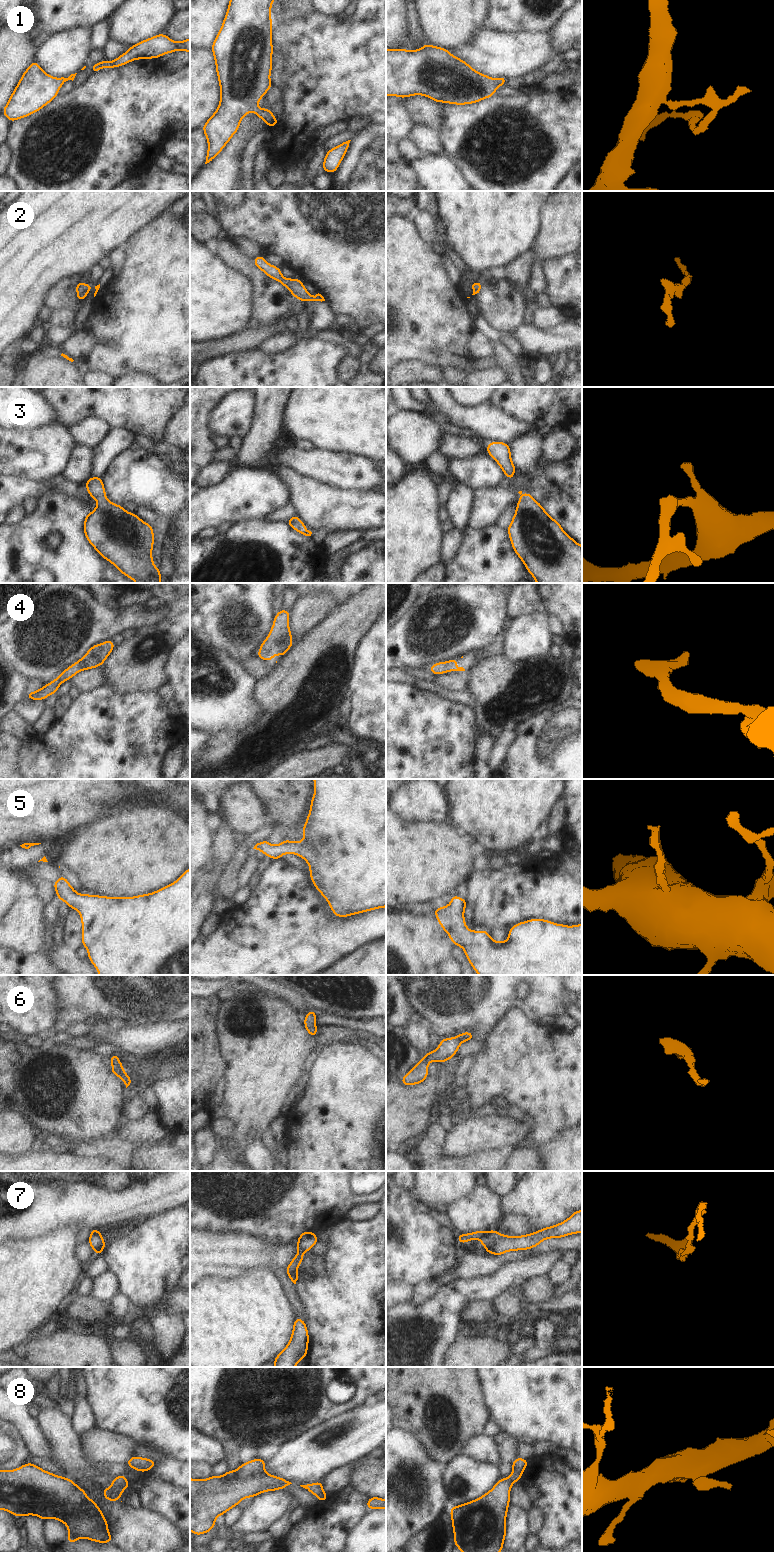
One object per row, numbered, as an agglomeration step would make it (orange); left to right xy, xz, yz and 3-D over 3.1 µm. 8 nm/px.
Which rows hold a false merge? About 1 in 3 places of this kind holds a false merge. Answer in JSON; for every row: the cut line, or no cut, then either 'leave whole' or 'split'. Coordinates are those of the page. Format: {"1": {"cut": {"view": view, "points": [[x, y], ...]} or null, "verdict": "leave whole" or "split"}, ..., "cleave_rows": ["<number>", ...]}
{"1": {"cut": null, "verdict": "leave whole"}, "2": {"cut": null, "verdict": "leave whole"}, "3": {"cut": null, "verdict": "leave whole"}, "4": {"cut": null, "verdict": "leave whole"}, "5": {"cut": null, "verdict": "leave whole"}, "6": {"cut": null, "verdict": "leave whole"}, "7": {"cut": {"view": "yz", "points": [[487, 1232], [478, 1238]]}, "verdict": "split"}, "8": {"cut": null, "verdict": "leave whole"}, "cleave_rows": ["7"]}

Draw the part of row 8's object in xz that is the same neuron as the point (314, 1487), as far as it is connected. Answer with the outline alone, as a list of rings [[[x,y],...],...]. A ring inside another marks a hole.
[[[322,1480],[317,1483],[300,1485],[301,1487],[307,1489],[310,1493],[313,1493],[320,1502],[324,1502],[328,1499],[329,1495],[323,1492],[323,1482]]]

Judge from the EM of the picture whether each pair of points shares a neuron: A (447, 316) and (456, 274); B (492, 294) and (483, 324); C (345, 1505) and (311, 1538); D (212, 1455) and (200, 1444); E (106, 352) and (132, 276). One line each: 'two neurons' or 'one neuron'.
A: two neurons
B: two neurons
C: one neuron
D: one neuron
E: one neuron

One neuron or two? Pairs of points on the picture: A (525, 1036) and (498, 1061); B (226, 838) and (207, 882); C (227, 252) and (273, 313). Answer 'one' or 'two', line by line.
A: one
B: one
C: one

